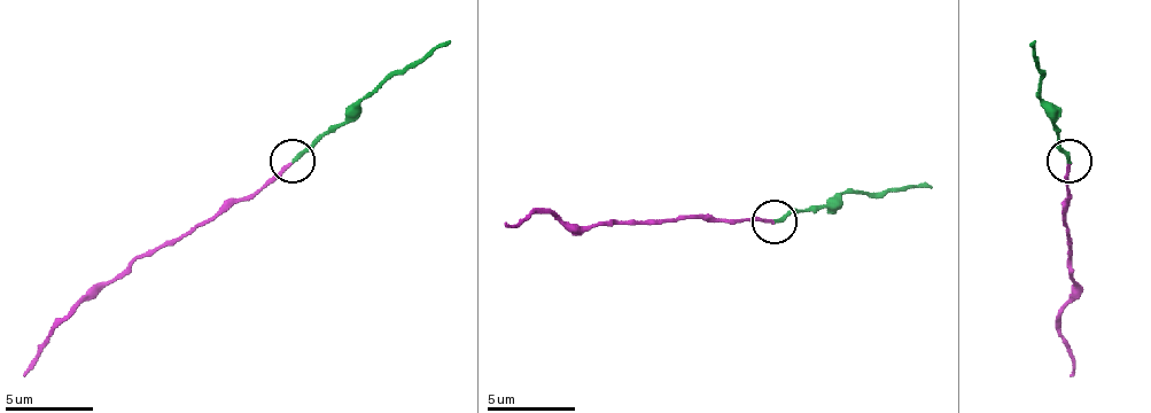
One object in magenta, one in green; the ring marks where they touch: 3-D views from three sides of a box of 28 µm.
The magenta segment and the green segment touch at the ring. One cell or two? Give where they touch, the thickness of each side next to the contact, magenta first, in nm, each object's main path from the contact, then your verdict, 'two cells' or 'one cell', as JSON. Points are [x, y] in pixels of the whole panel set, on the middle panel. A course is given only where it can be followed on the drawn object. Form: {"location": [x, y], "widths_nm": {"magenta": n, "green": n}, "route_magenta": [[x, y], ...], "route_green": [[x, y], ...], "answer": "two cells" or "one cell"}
{"location": [774, 221], "widths_nm": {"magenta": 180, "green": 220}, "route_magenta": [[775, 223], [646, 218], [580, 227], [536, 213], [518, 227], [504, 223]], "route_green": [[775, 223], [824, 209], [846, 192], [931, 187]], "answer": "one cell"}

